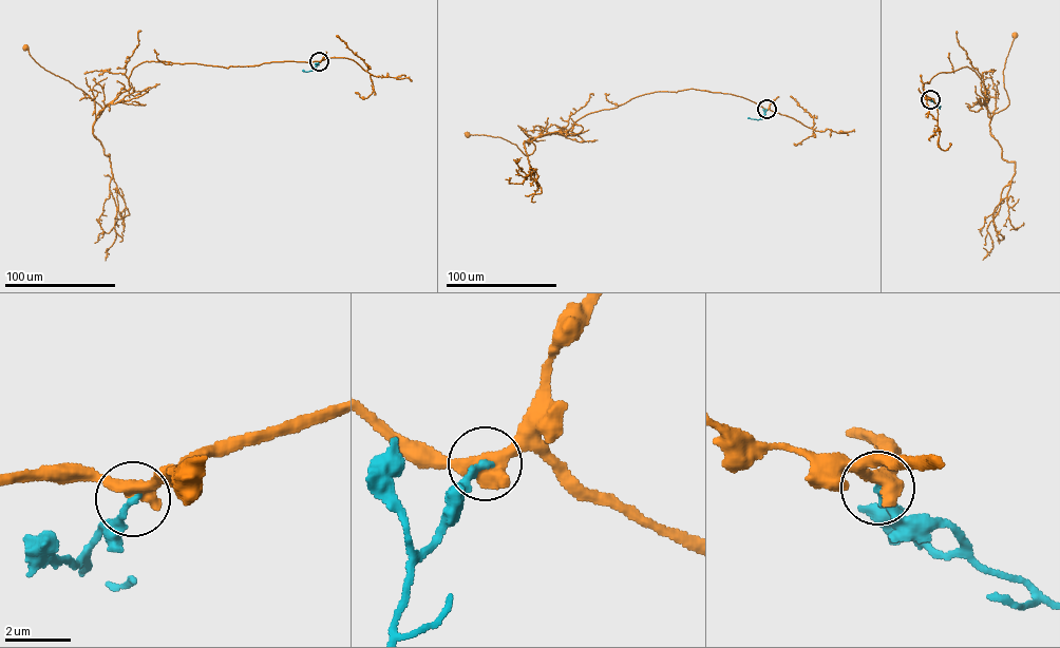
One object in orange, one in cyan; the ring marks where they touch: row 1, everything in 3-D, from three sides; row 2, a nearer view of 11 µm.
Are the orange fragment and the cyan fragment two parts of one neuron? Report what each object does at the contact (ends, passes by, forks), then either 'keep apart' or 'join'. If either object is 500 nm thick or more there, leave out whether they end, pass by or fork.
orange passes by | cyan ends | keep apart

